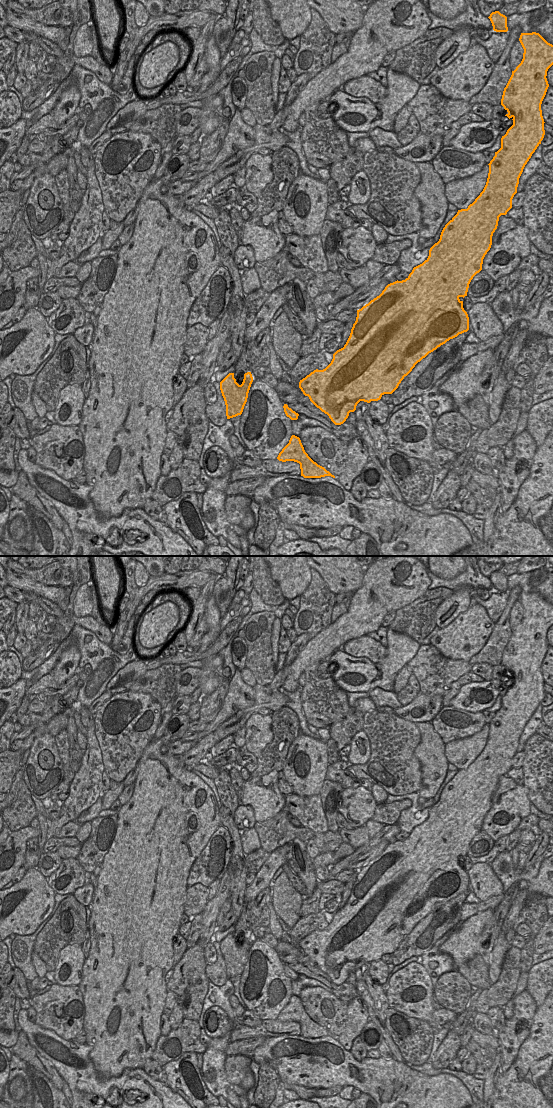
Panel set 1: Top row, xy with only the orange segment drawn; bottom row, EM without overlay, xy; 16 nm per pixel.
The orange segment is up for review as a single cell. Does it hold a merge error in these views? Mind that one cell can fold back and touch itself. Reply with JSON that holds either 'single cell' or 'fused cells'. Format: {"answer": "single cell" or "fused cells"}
{"answer": "single cell"}

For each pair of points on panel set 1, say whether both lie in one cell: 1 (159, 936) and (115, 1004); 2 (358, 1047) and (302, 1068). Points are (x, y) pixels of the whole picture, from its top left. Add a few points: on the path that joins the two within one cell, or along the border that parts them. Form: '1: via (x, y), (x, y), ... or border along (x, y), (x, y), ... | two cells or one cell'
1: via (142, 953), (130, 965), (124, 987) | one cell
2: border along (349, 1051), (357, 1060), (366, 1057) | two cells

